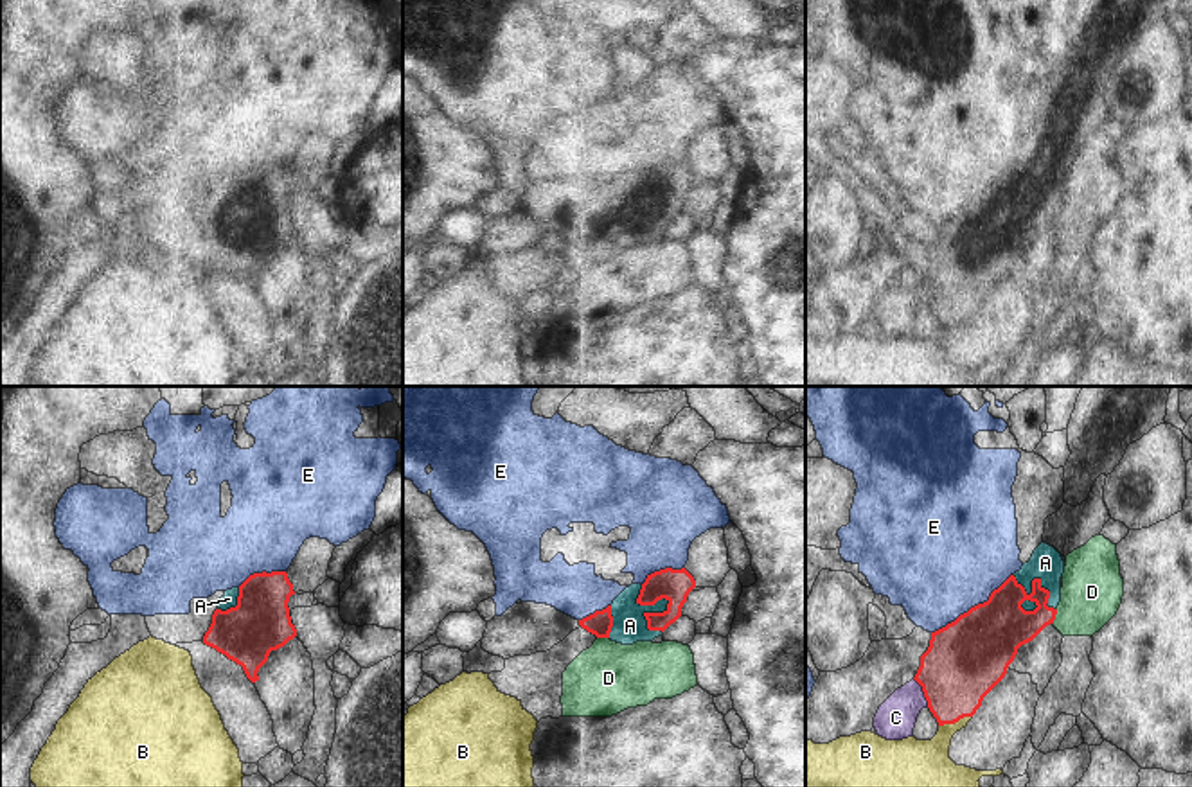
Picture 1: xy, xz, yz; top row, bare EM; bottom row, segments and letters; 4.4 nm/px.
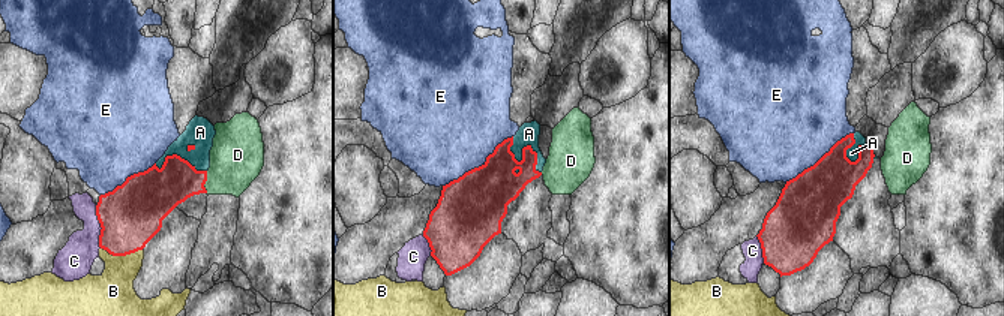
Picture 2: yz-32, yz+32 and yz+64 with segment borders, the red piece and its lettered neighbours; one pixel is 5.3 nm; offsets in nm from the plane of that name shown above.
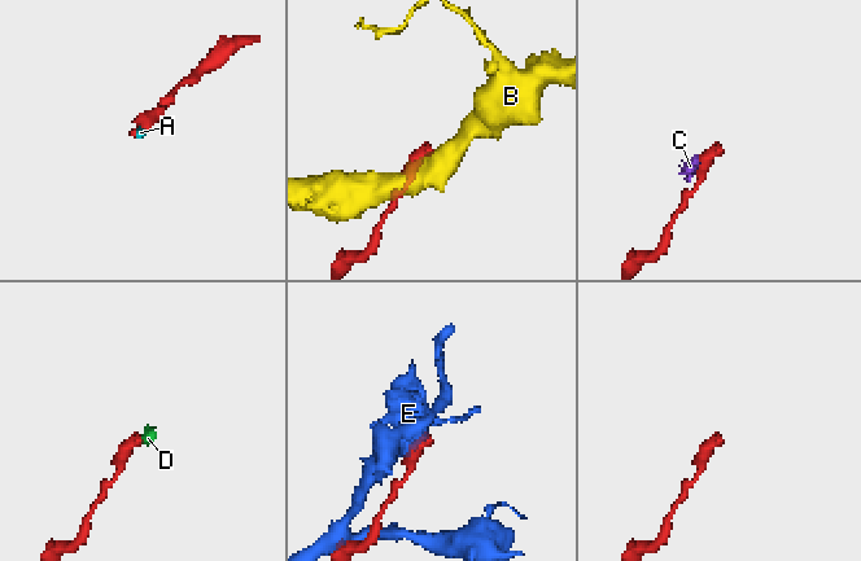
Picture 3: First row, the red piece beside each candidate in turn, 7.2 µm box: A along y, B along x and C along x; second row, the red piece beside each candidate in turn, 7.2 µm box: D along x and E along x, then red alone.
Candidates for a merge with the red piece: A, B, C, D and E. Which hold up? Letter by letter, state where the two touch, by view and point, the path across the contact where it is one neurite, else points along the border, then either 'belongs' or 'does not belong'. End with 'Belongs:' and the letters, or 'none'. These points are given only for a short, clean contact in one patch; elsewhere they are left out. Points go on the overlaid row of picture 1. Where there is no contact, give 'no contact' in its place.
A: xz (667, 606) | across xz (673, 584), (667, 590), (667, 606), (646, 610), (630, 626) | belongs
B: yz (955, 721) | along yz (971, 716), (939, 726) | does not belong
C: yz (923, 690) | along yz (914, 678), (928, 707) | does not belong
D: yz (1056, 613) | along yz (1056, 608), (1052, 622) | does not belong
E: yz (975, 606) | does not belong
Belongs: A

